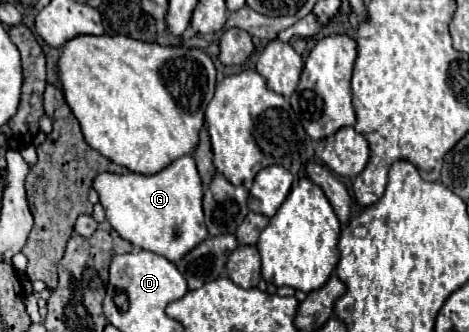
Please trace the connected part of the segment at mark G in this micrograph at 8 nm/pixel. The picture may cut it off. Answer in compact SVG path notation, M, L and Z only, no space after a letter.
M192 154L174 160L158 174L146 176L146 174L136 174L136 172L126 172L126 174L102 172L94 178L92 188L100 196L100 204L104 206L106 220L124 240L132 242L134 246L142 250L160 254L168 258L170 262L178 262L186 252L190 252L196 244L200 244L208 236L208 230L204 226L204 216L202 216L202 182L200 182Z

